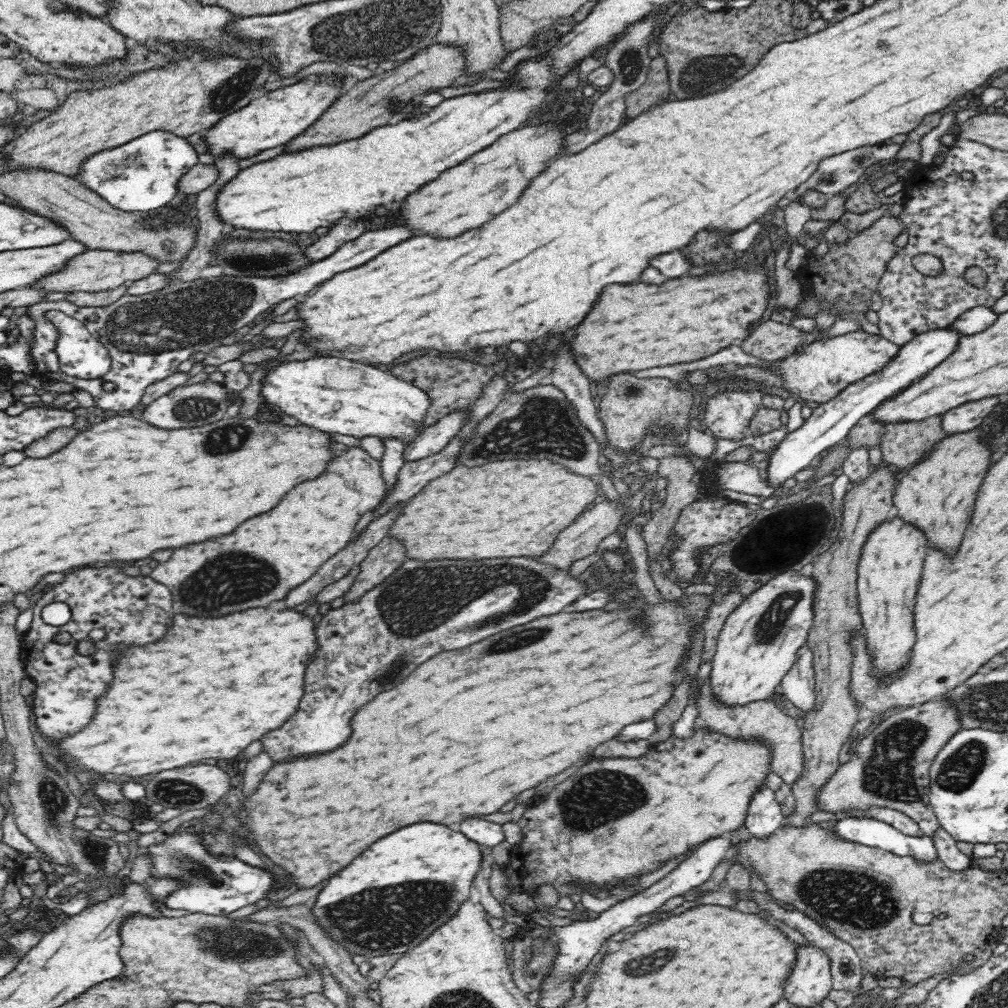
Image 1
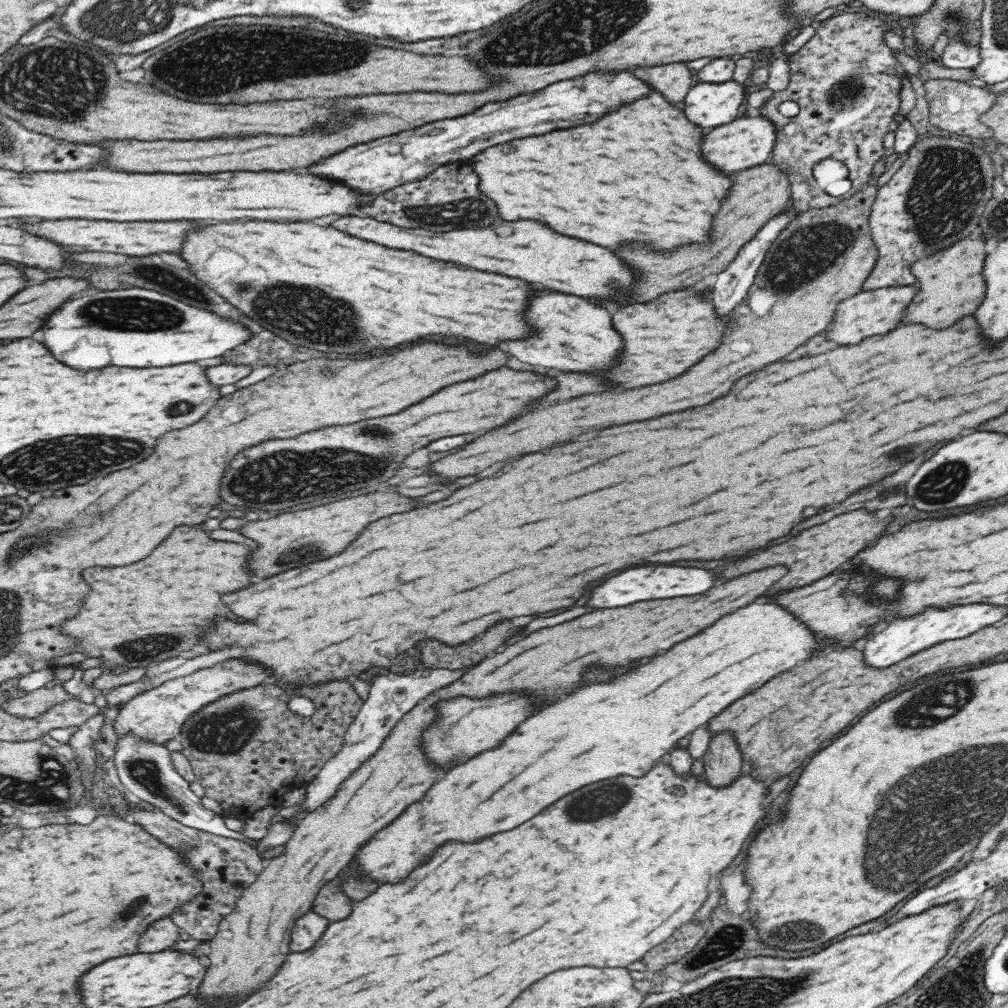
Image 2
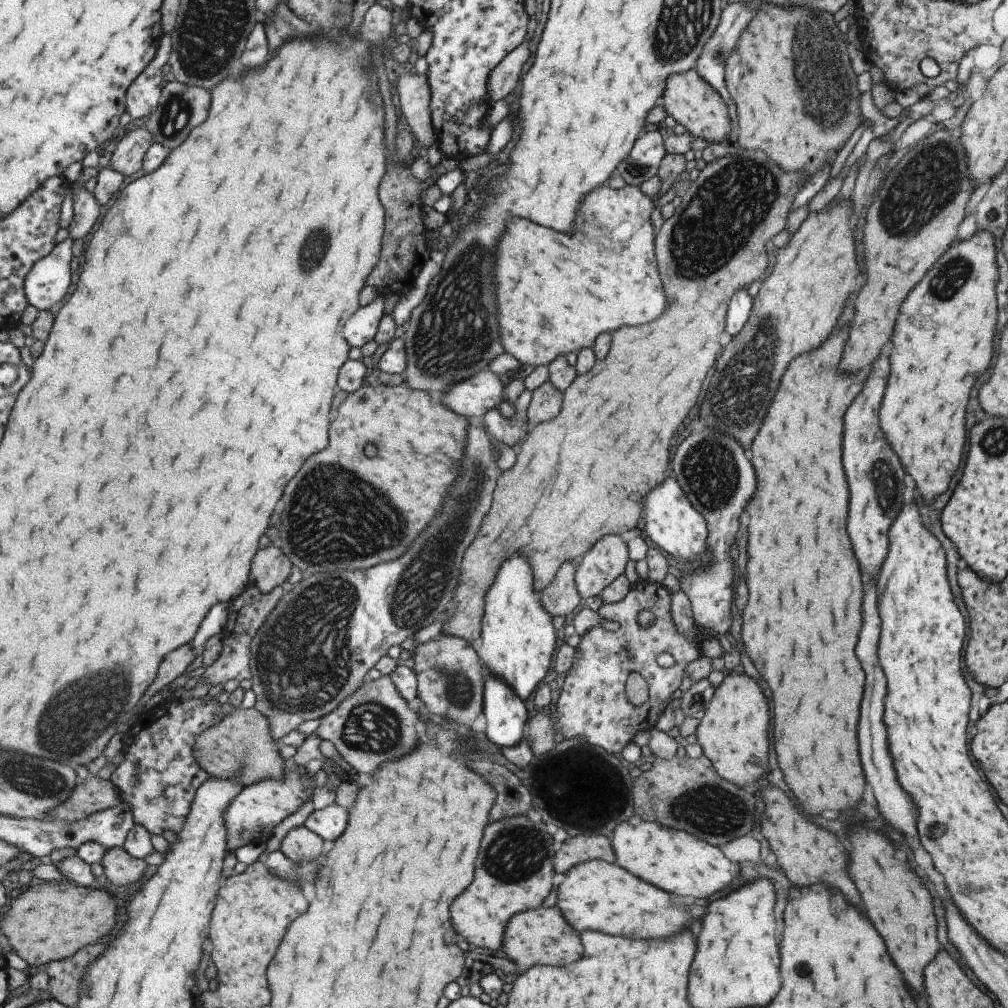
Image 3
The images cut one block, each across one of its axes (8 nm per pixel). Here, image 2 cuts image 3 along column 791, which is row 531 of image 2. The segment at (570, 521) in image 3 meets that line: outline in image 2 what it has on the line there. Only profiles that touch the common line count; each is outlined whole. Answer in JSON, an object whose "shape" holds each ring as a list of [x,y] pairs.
{"shape":[[[176,528],[148,558],[144,558],[144,564],[140,560],[130,566],[92,566],[82,570],[82,578],[90,586],[90,592],[84,596],[80,612],[60,623],[59,633],[71,636],[77,642],[75,652],[93,659],[105,672],[118,668],[144,668],[150,662],[178,656],[196,646],[196,634],[204,630],[214,616],[228,616],[230,610],[222,604],[220,594],[248,586],[250,578],[242,570],[246,556],[246,546],[214,542],[198,528]]]}

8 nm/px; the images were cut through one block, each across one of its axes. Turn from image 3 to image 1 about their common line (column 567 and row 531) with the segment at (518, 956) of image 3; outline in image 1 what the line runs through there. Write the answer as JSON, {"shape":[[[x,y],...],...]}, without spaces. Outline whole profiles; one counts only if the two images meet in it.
{"shape":[[[974,428],[970,432],[948,434],[940,442],[936,441],[923,456],[924,458],[912,466],[906,475],[898,481],[893,498],[893,505],[898,508],[897,515],[914,525],[918,524],[930,538],[930,546],[940,546],[946,552],[956,552],[956,548],[964,536],[964,530],[970,524],[976,494],[978,494],[978,490],[986,478],[986,472],[992,464],[992,448],[990,448],[990,442],[986,442],[988,438],[990,438],[990,432],[984,432],[978,428]]]}

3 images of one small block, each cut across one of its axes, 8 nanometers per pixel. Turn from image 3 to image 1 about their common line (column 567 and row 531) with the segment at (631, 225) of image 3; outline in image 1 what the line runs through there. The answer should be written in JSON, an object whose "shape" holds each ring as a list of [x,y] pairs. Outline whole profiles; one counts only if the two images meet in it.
{"shape":[[[362,445],[346,446],[342,454],[330,458],[322,474],[296,484],[296,488],[292,488],[292,492],[288,492],[270,512],[244,522],[228,536],[224,534],[176,548],[170,560],[148,571],[148,576],[170,589],[175,614],[182,612],[210,618],[268,606],[274,600],[282,600],[288,590],[314,576],[326,560],[340,552],[350,540],[356,522],[372,510],[385,494],[386,480],[382,477],[381,460],[373,458]]]}

